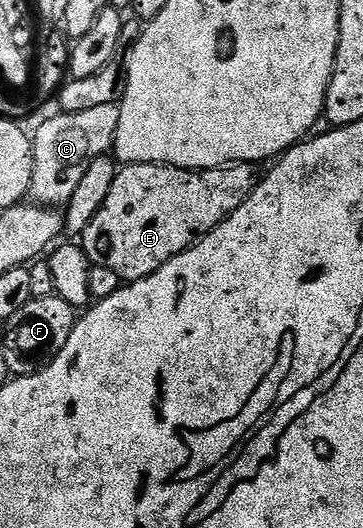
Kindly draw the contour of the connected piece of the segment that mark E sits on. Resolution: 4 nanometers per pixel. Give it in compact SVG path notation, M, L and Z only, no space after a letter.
M236 163L225 165L221 169L205 169L202 171L198 169L179 169L176 165L123 165L116 172L113 187L109 187L109 195L105 199L101 211L97 211L97 215L93 215L93 223L89 223L89 227L81 235L83 249L87 252L87 257L91 260L92 265L109 267L109 271L117 271L120 282L130 283L145 279L149 275L156 273L161 267L165 267L165 263L169 263L169 259L173 259L190 249L206 233L213 232L229 215L233 215L233 211L237 211L237 207L241 207L241 203L245 203L245 199L249 199L249 195L255 189L257 184L255 169L256 166L251 163Z

